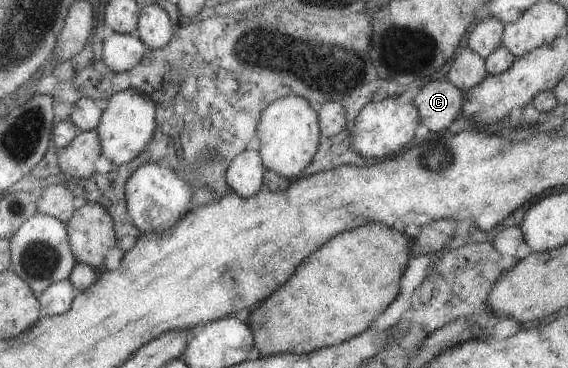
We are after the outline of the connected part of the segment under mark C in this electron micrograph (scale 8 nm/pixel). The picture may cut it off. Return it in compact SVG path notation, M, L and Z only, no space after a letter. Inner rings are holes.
M427 80L427 83L415 94L411 104L417 110L420 124L428 128L430 135L441 134L459 115L461 104L463 104L463 93L449 81Z

